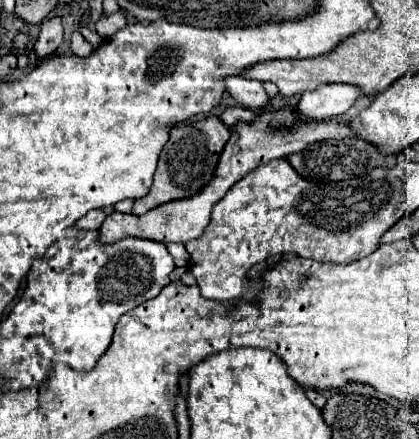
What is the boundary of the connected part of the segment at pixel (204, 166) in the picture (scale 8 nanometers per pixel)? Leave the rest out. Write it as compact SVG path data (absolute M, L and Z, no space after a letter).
M212 115L198 117L188 123L176 125L170 131L170 139L160 153L152 189L144 199L134 201L132 213L144 215L146 211L150 211L158 205L164 205L168 201L176 201L176 199L184 199L184 197L192 197L192 195L200 193L202 187L208 185L210 179L214 177L220 153L222 153L224 145L228 143L228 139L230 139L230 127L226 127L218 117L212 117Z

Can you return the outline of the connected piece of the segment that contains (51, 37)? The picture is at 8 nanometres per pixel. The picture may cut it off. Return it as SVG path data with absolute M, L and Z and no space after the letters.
M56 17L44 20L40 27L41 29L34 43L33 50L37 57L43 60L46 55L54 53L58 49L58 45L62 43L62 19Z

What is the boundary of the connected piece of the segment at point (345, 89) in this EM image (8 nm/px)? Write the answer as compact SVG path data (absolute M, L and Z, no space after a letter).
M320 85L320 89L304 93L294 111L300 115L300 121L328 121L348 111L360 97L360 89L352 85Z

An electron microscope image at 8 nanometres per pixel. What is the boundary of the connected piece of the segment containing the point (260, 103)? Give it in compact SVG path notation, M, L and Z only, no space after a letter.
M242 75L228 77L226 87L228 87L228 93L236 99L236 103L240 103L248 109L264 109L270 101L270 97L266 95L260 81L244 79Z

